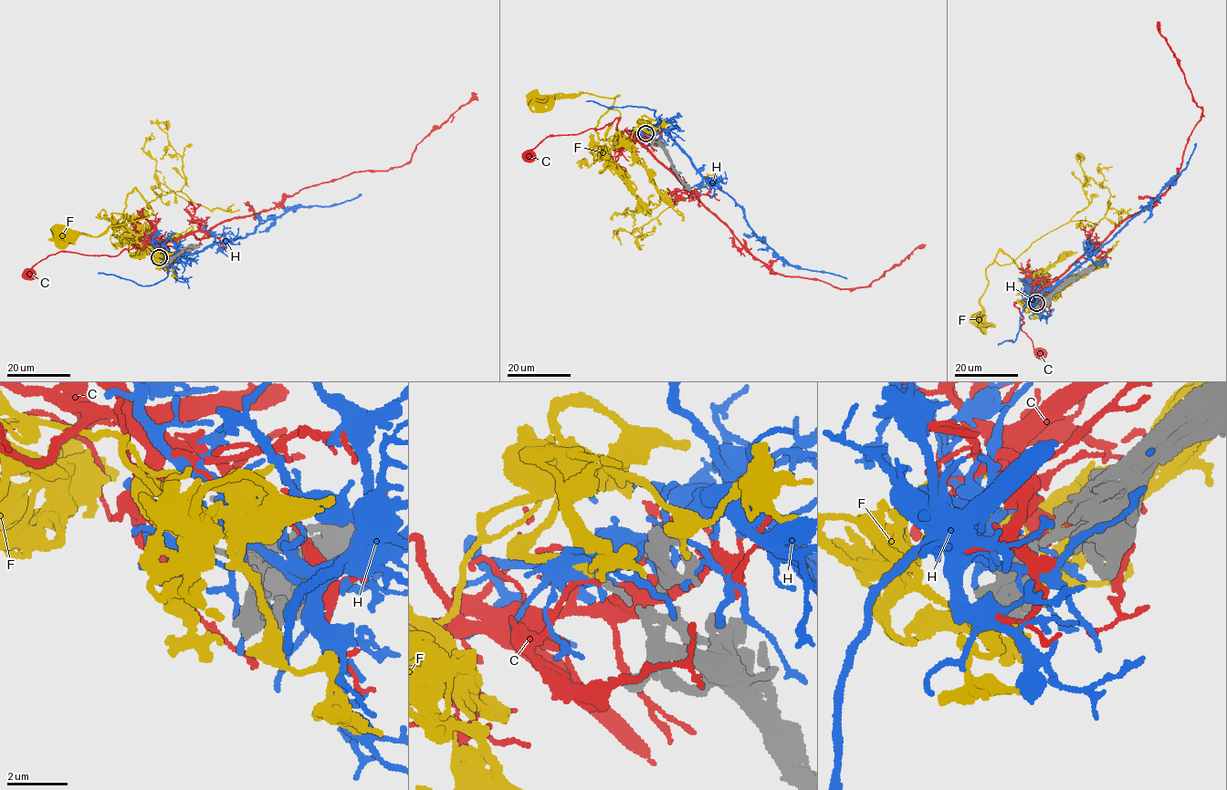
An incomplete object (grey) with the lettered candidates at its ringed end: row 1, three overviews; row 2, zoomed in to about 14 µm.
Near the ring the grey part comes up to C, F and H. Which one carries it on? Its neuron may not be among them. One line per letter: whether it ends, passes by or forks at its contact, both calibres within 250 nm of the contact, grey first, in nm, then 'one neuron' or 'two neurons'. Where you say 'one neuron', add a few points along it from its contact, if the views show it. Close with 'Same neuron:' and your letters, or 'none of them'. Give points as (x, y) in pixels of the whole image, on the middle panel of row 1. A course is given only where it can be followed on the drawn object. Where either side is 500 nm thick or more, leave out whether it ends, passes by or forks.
C: it passes by; 200 nm thick on the grey side, 80 nm on the other; two neurons
F: it ends there; 180 nm thick on the grey side, 190 nm on the other; one neuron; it runs (645, 133), (635, 129), (624, 141), (599, 138), (597, 122), (618, 95), (581, 91), (532, 98)
H: it forks there; 180 nm thick on the grey side, 440 nm on the other; two neurons
Same neuron: F

